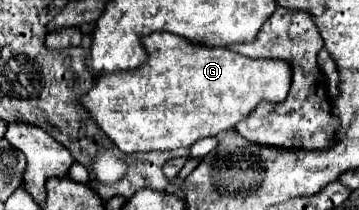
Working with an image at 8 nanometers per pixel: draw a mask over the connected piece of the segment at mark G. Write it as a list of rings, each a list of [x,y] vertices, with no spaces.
[[[171,32],[145,38],[149,64],[121,76],[101,76],[81,98],[93,120],[121,152],[151,152],[189,148],[201,138],[219,136],[245,120],[259,102],[285,102],[293,68],[289,60],[253,60],[229,48],[207,48]]]

